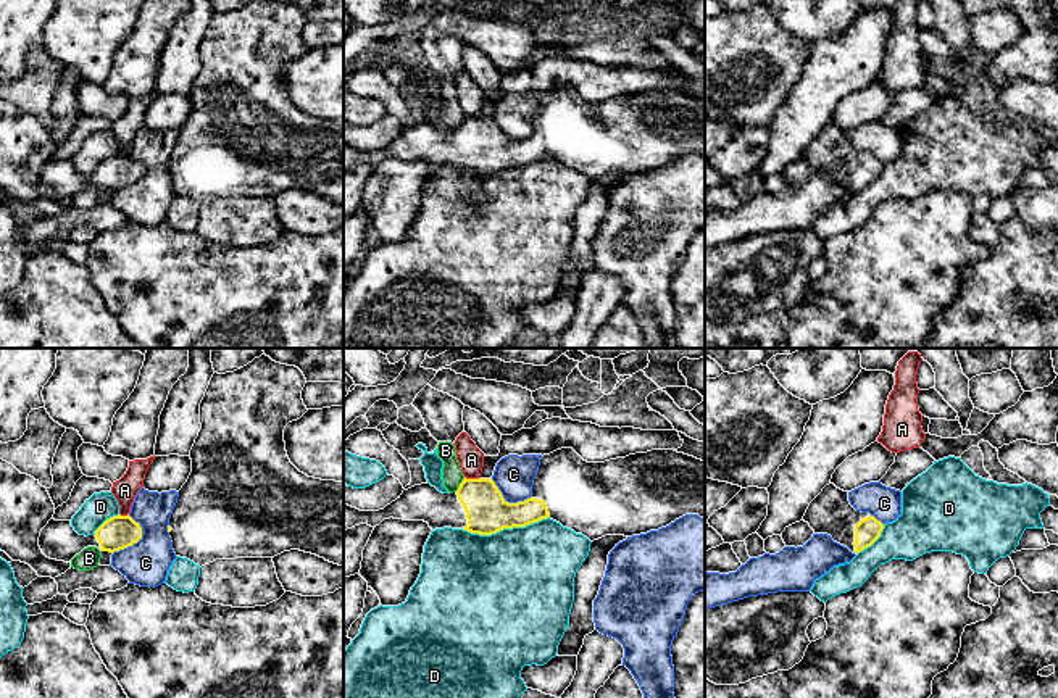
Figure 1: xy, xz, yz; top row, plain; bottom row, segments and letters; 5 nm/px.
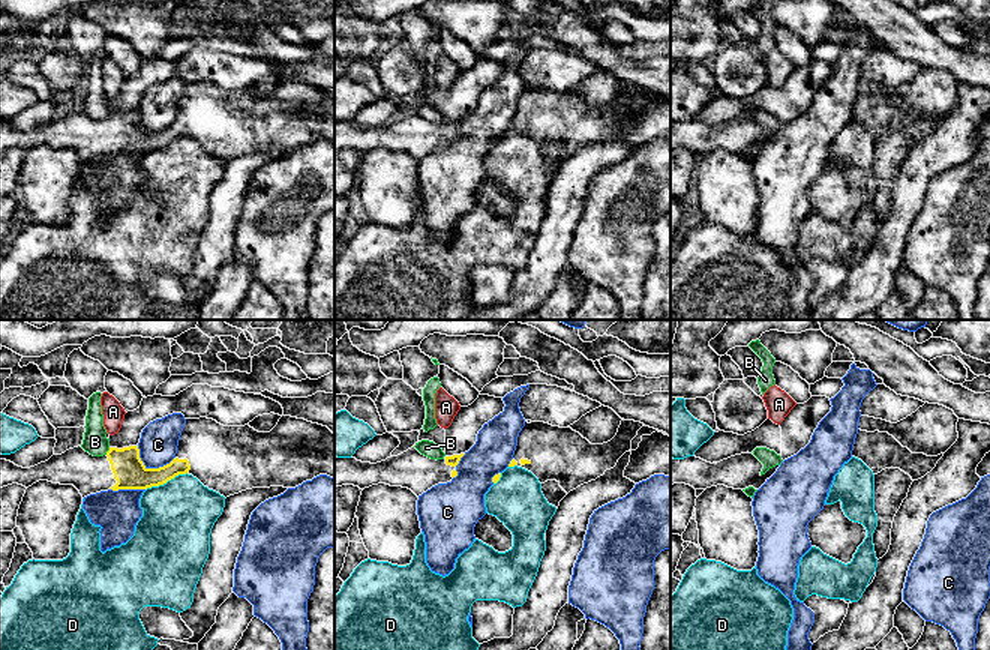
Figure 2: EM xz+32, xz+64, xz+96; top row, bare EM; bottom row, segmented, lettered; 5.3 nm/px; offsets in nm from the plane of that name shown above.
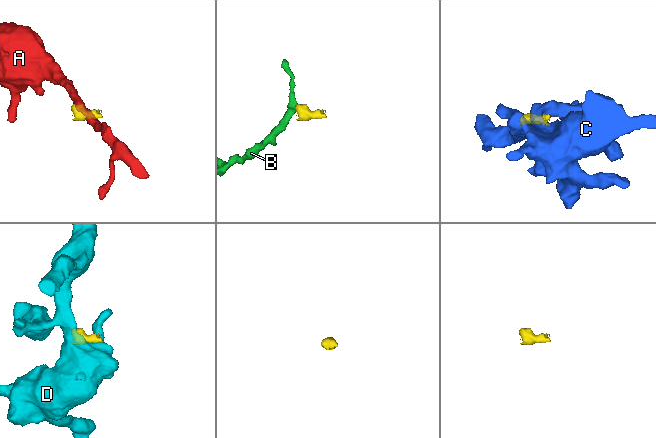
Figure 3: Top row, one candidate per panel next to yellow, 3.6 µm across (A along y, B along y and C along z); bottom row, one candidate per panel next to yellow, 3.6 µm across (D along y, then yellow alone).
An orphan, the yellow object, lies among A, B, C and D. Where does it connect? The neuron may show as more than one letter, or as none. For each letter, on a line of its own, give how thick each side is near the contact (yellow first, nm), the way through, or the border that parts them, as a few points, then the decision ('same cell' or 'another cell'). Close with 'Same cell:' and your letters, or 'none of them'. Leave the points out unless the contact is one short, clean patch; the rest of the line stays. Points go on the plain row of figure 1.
A: calibres 220 and 130 nm; border xz (465, 115), (478, 118); another cell
B: calibres 220 and 110 nm; border xz (465, 116), (455, 129); another cell
C: calibres 170 and 220 nm; another cell
D: calibres 220 and 480 nm; another cell
Same cell: none of them

